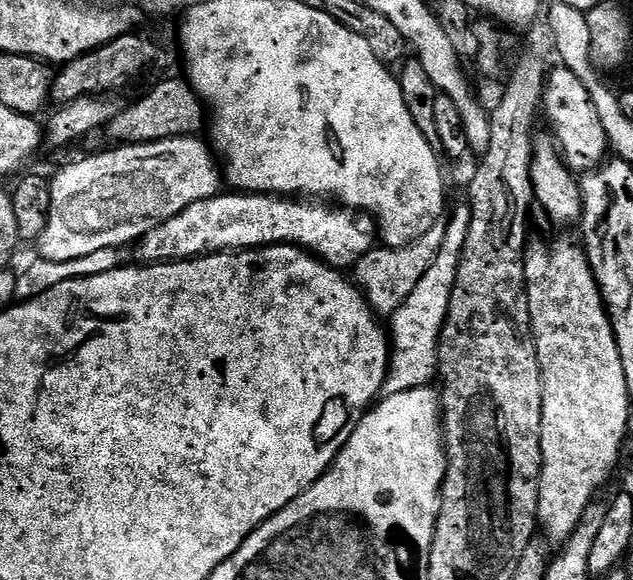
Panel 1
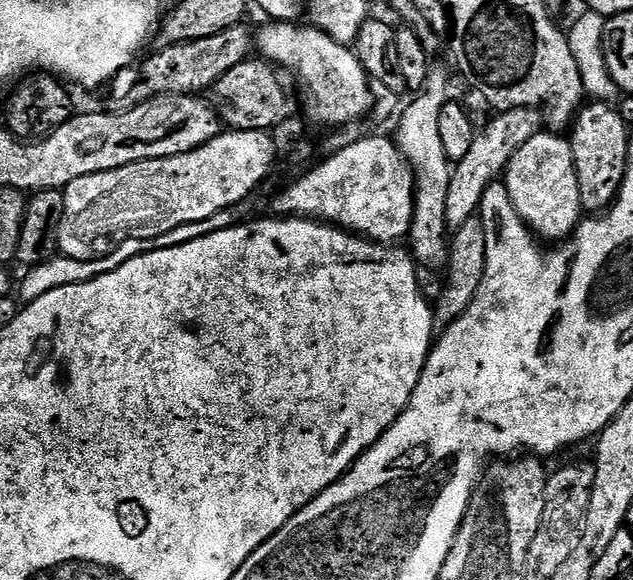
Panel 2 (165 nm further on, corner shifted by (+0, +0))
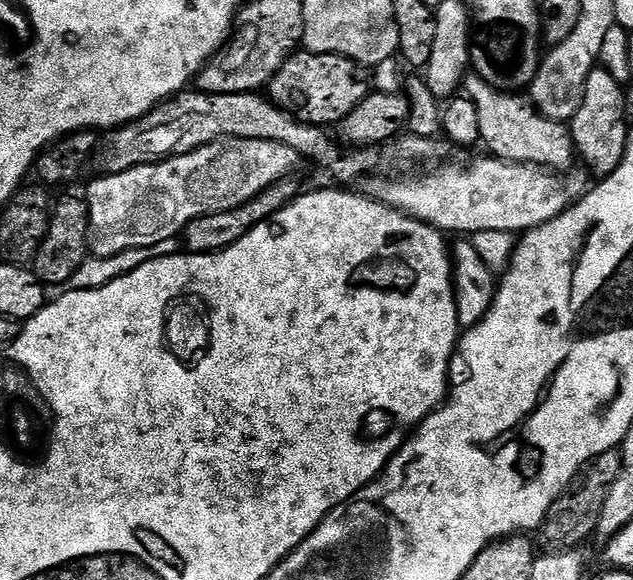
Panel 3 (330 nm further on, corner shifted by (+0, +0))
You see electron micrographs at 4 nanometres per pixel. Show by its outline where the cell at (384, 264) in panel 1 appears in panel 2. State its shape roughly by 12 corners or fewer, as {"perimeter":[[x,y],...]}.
{"perimeter":[[535,108],[499,113],[455,161],[449,229],[479,213],[486,186],[542,130]]}

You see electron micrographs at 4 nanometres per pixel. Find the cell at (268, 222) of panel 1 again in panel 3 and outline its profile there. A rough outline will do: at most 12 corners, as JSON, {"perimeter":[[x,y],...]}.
{"perimeter":[[491,154],[401,184],[380,203],[445,234],[523,234],[590,188]]}

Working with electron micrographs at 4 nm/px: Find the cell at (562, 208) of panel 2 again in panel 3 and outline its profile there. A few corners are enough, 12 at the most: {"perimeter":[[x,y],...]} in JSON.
{"perimeter":[[478,75],[462,88],[483,147],[511,164],[573,167],[572,130]]}

